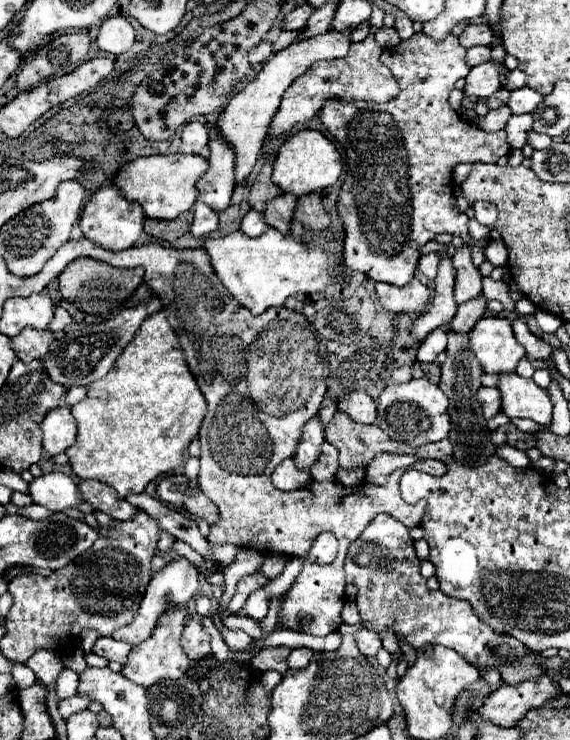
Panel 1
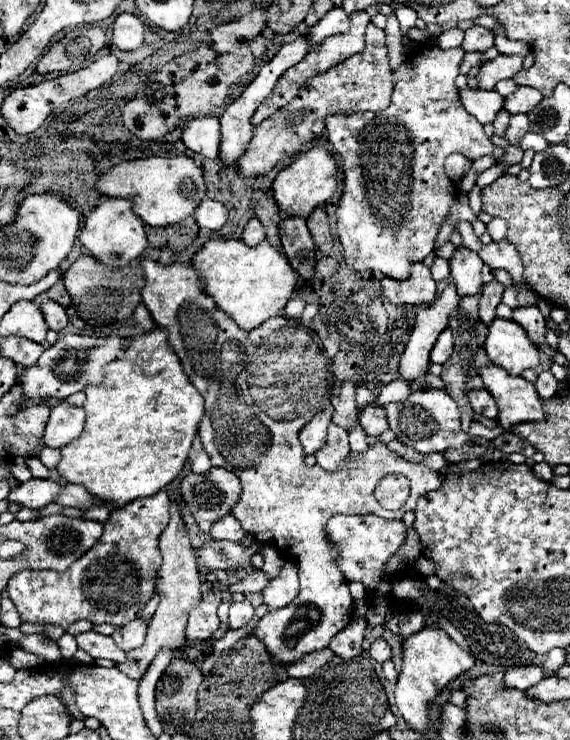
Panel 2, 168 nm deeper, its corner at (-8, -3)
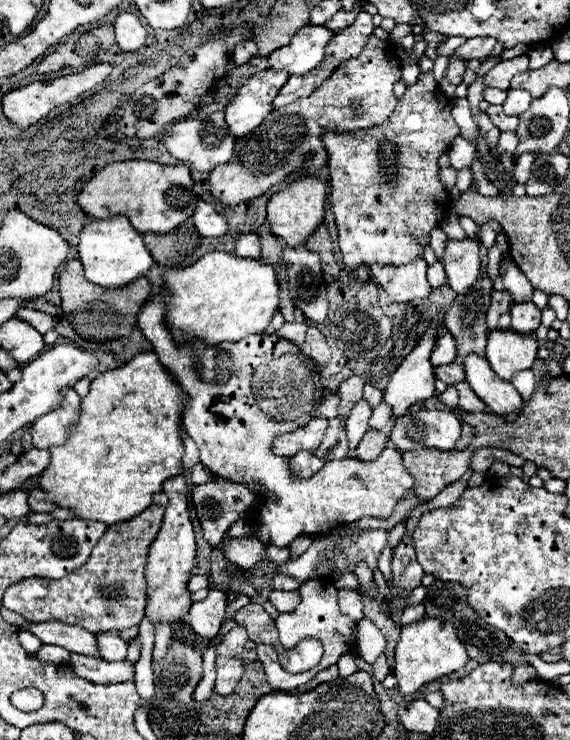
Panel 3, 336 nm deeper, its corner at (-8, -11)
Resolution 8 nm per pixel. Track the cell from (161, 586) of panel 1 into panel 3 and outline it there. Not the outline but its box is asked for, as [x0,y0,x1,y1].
[96,632,128,662]

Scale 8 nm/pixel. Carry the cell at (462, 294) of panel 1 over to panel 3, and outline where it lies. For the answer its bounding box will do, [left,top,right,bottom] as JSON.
[444,238,480,292]

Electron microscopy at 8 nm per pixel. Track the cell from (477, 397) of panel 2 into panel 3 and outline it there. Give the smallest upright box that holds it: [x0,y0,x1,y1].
[454,380,486,412]

